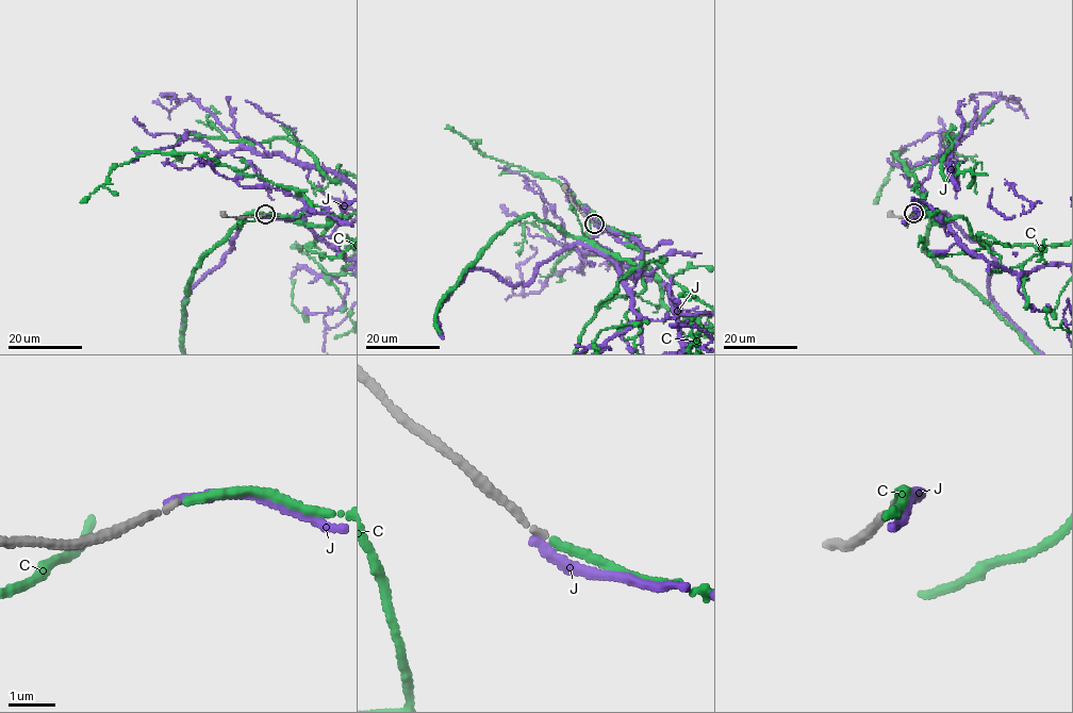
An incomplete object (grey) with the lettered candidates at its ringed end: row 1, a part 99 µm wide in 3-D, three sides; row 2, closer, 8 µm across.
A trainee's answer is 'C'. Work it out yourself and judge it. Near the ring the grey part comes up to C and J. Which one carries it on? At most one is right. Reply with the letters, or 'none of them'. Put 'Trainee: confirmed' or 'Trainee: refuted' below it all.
C
Trainee: confirmed

